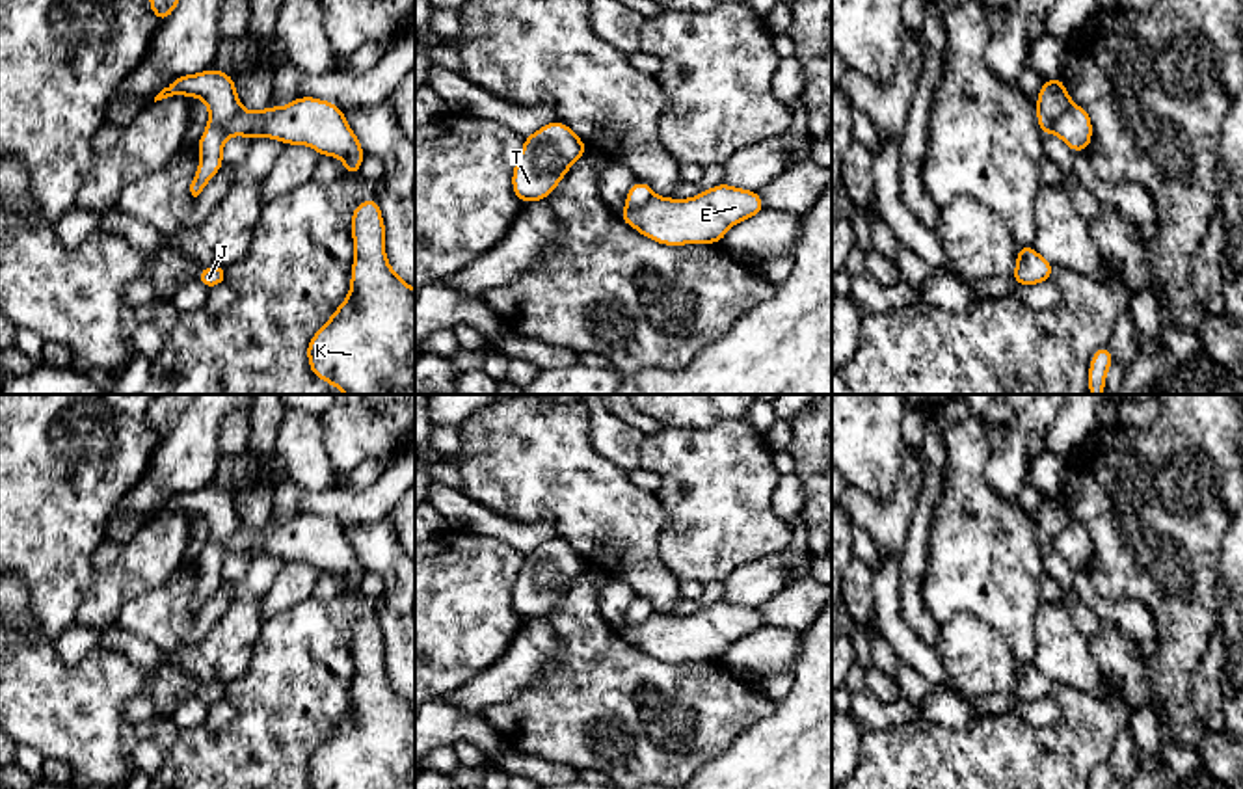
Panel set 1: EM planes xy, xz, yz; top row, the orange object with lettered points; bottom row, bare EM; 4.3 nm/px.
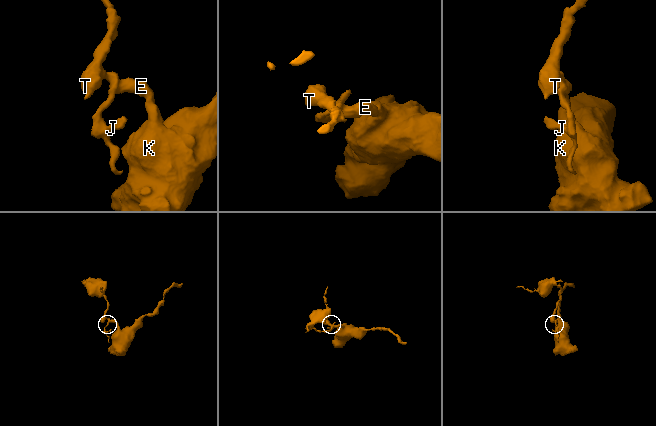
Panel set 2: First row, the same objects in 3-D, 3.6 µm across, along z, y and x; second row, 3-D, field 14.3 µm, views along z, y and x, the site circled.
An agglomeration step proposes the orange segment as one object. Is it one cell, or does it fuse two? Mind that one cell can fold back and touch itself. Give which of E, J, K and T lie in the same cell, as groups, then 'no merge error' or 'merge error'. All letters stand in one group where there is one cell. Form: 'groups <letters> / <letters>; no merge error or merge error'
groups E K / J T; merge error

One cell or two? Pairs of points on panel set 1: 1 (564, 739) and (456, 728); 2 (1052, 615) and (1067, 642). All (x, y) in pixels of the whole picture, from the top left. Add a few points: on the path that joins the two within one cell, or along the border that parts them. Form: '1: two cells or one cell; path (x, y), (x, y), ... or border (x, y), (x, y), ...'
1: two cells; border (481, 715), (507, 745)
2: one cell; path (1052, 622), (1059, 635)

